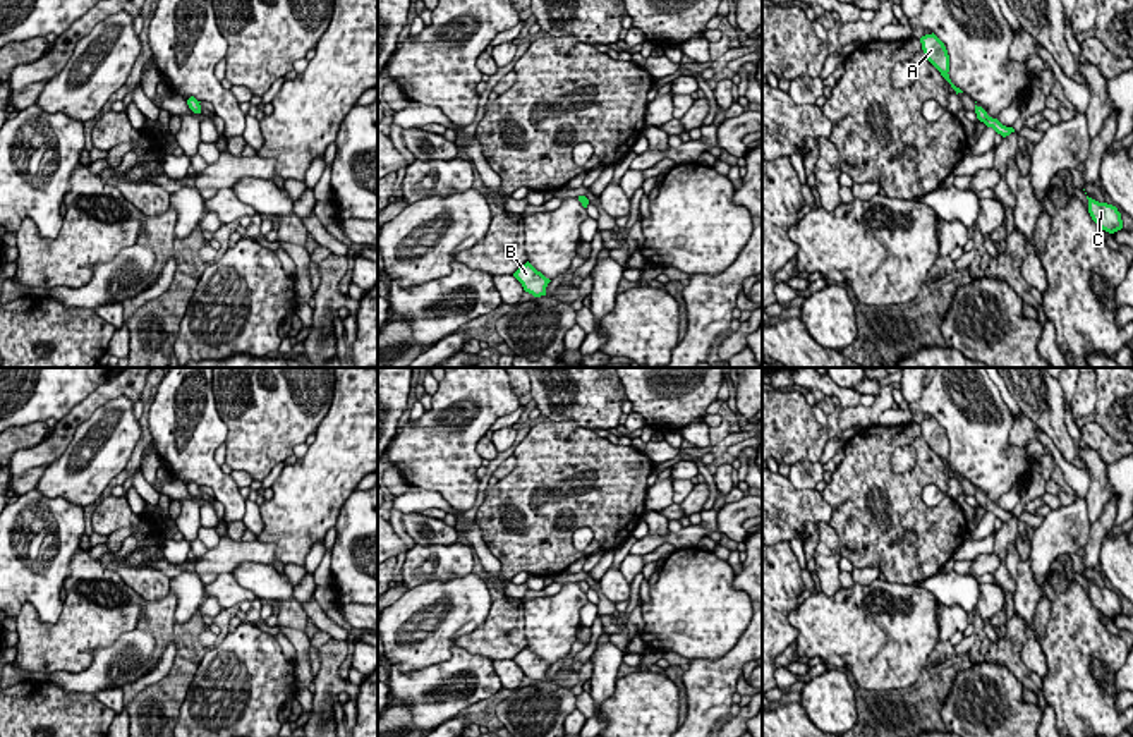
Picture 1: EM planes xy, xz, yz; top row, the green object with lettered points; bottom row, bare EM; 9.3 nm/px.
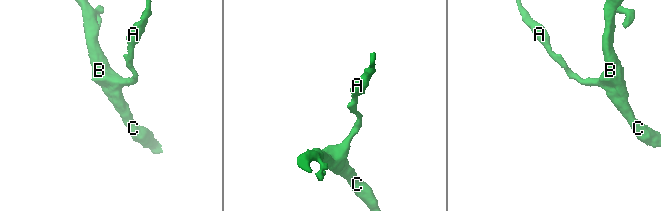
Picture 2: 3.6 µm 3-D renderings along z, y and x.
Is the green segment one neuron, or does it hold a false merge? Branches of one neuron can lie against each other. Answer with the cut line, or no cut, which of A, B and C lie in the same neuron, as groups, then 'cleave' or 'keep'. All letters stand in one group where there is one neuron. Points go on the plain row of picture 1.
cut none; groups A B C; keep

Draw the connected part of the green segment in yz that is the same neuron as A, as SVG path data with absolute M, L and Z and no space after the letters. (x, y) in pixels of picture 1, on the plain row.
M932 417L920 423L922 435L927 445L941 457L941 460L951 469L951 472L958 478L963 478L956 472L949 464L949 440L944 428Z

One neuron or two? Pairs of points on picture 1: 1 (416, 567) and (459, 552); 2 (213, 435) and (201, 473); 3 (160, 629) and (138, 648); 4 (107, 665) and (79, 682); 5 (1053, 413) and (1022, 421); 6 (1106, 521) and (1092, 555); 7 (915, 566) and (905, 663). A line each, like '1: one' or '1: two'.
1: one
2: one
3: two
4: one
5: two
6: one
7: two

